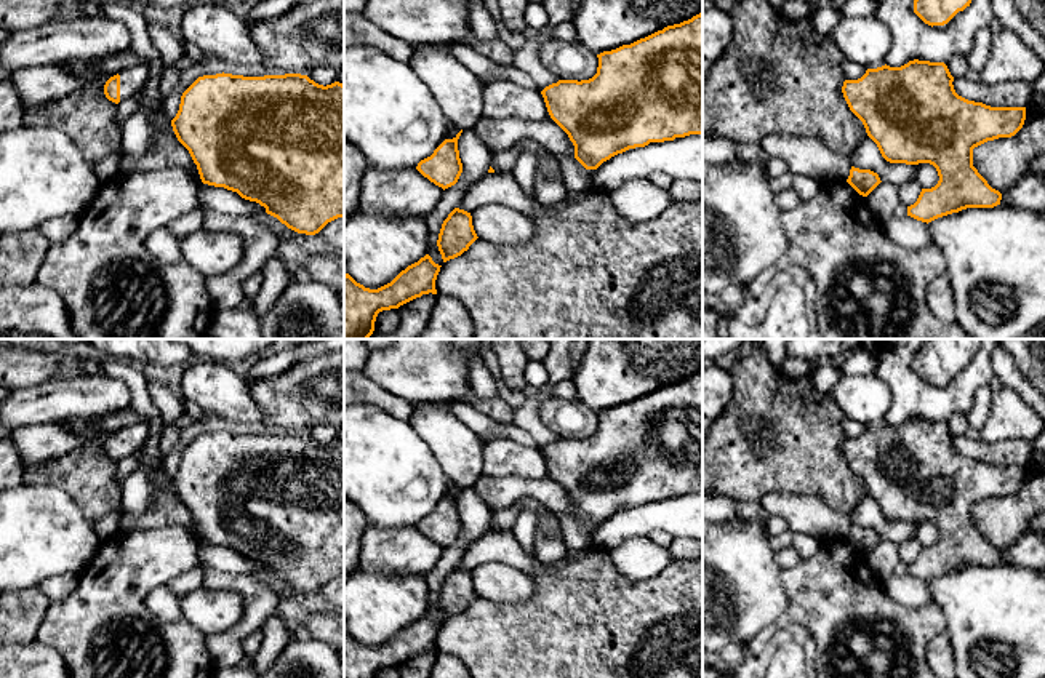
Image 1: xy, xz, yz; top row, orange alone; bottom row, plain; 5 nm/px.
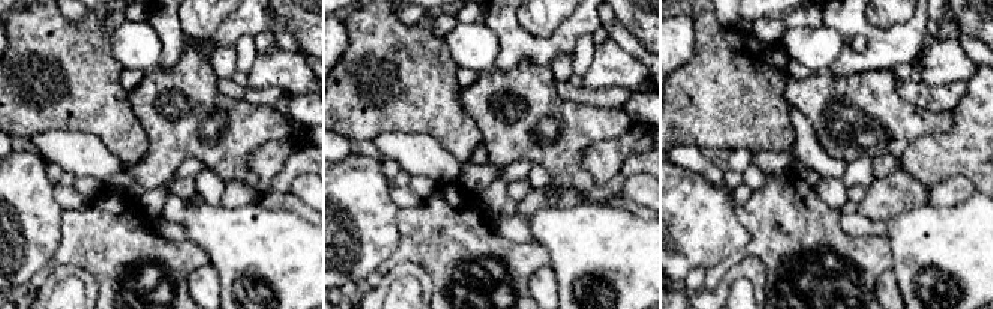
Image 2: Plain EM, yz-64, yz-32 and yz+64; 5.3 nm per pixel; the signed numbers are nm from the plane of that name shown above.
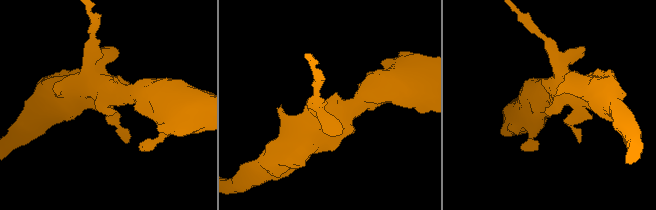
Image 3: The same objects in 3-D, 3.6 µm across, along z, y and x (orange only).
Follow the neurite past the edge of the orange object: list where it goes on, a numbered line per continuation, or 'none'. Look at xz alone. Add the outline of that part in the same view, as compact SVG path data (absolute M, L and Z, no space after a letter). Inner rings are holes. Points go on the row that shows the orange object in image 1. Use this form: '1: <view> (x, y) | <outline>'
none

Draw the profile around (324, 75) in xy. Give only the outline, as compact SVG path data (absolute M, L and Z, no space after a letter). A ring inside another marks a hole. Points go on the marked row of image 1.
M328 66L315 67L306 75L315 83L323 85L323 86L338 82L338 70Z

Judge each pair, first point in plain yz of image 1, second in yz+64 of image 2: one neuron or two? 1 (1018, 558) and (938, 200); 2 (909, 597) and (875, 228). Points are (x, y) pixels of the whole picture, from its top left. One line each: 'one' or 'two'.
1: one
2: one

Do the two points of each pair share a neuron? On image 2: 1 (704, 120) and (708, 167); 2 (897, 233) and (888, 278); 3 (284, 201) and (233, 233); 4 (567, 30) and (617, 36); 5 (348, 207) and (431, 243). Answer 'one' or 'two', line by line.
1: two
2: two
3: two
4: two
5: two

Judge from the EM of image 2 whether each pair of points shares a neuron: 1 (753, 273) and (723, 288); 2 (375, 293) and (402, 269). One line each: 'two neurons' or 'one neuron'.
1: one neuron
2: one neuron

